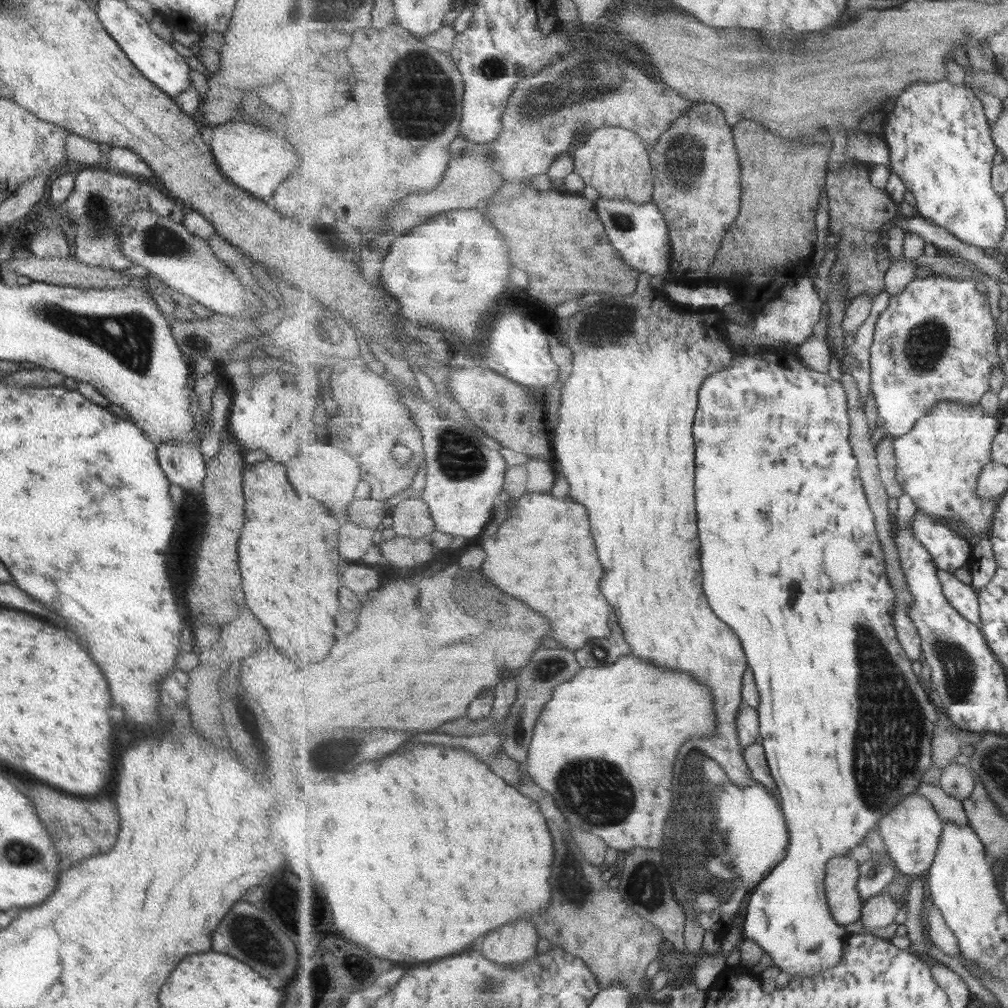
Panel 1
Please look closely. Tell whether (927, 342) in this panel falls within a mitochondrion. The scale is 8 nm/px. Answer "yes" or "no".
yes

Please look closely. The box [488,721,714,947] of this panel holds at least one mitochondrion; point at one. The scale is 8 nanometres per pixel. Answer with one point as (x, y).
(587, 788)

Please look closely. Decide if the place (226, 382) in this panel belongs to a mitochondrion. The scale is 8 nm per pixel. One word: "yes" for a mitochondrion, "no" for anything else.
no

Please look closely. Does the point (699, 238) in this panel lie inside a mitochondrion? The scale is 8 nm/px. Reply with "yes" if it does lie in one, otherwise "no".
no

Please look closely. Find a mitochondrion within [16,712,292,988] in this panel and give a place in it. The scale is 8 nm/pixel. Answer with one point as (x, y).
(238, 930)

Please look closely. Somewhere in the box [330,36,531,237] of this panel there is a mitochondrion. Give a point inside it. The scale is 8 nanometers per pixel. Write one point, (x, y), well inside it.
(420, 79)

